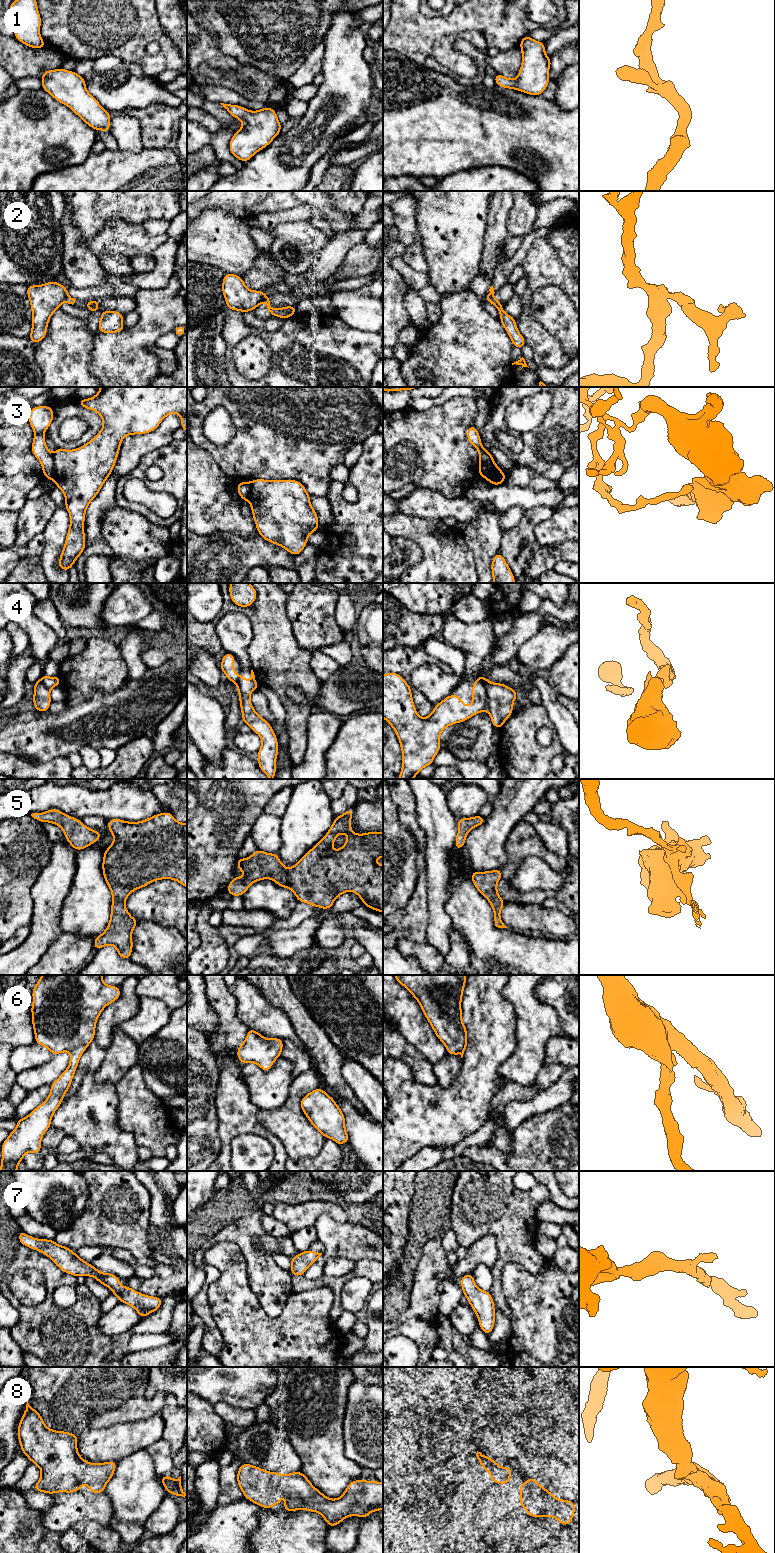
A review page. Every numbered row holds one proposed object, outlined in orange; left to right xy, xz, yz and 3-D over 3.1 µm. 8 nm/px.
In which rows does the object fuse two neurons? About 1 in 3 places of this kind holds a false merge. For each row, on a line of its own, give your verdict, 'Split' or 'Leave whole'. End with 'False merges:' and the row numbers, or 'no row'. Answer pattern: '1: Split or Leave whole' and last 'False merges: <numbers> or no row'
1: Leave whole
2: Split
3: Split
4: Split
5: Leave whole
6: Leave whole
7: Leave whole
8: Leave whole
False merges: 2, 3, 4

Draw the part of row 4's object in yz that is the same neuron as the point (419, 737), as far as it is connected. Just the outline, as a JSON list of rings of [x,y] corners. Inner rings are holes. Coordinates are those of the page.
[[[397,673],[383,675],[383,718],[397,734],[402,750],[402,770],[398,779],[413,779],[424,767],[433,764],[440,746],[440,734],[450,725],[464,722],[487,709],[487,693],[484,685],[476,679],[472,684],[472,706],[468,707],[459,699],[459,694],[449,695],[434,706],[432,713],[421,718],[413,703],[411,686]]]

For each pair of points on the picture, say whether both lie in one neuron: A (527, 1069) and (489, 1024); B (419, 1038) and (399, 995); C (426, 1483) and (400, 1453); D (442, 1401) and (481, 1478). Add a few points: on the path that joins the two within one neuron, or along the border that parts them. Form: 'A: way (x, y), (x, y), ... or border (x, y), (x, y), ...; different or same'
A: border (515, 1029), (515, 1050), (499, 1067), (499, 1072); different
B: way (414, 1027), (399, 1006); same
C: way (423, 1476), (407, 1460); same
D: way (437, 1420), (437, 1431), (462, 1459); same

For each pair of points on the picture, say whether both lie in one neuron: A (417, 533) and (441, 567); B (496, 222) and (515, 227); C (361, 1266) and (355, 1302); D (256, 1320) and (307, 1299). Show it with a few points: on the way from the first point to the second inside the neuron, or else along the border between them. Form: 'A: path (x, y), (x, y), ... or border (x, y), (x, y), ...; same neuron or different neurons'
A: path (425, 541), (441, 559); same neuron
B: border (514, 203), (507, 220), (508, 234); different neurons
C: border (372, 1282), (354, 1277), (340, 1291); different neurons
D: path (269, 1322), (280, 1322), (294, 1308); same neuron

